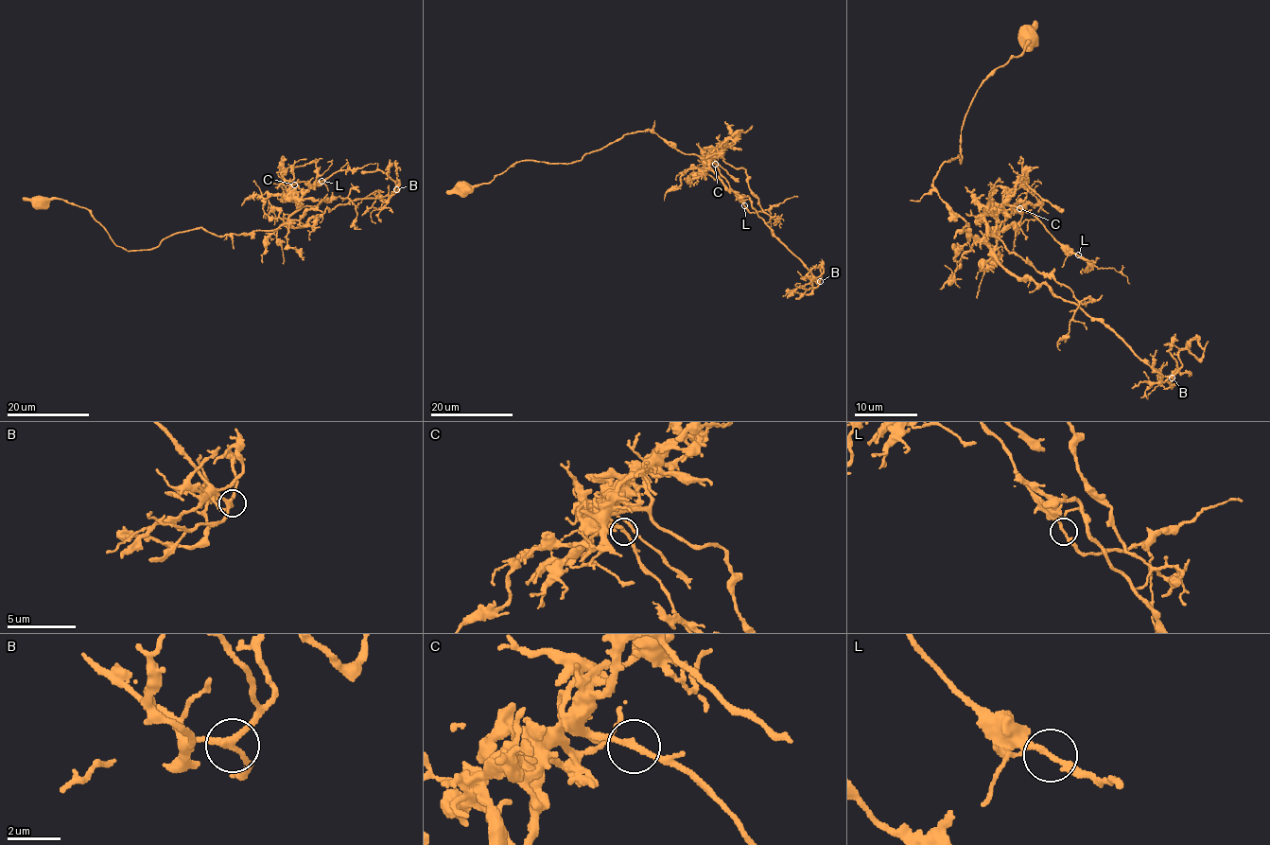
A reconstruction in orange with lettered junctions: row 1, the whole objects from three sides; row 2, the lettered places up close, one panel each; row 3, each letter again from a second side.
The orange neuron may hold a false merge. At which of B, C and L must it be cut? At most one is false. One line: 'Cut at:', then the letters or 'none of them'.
Cut at: none of them

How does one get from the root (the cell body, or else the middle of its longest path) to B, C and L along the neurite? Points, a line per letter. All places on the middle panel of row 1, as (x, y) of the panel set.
B: (461, 186), (524, 160), (571, 164), (652, 131), (703, 157), (726, 187), (748, 197), (820, 281)
C: (461, 186), (524, 160), (571, 164), (639, 131), (686, 154), (721, 156), (711, 154), (715, 164)
L: (461, 186), (524, 160), (571, 164), (648, 131), (686, 154), (721, 156), (710, 160), (744, 205)

